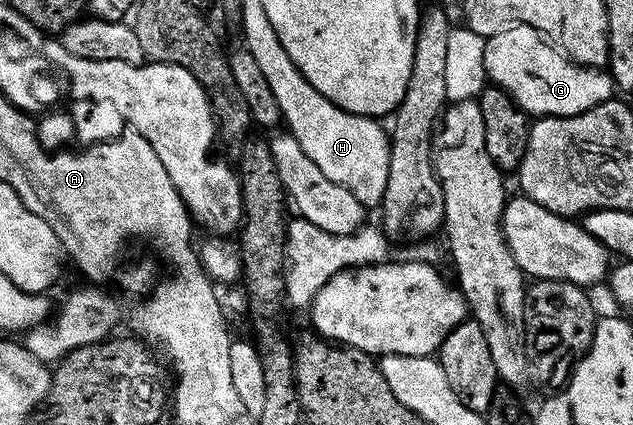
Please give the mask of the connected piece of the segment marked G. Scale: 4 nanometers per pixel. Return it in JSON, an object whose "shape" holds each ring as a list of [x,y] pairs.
{"shape":[[[527,23],[502,27],[496,35],[486,36],[486,42],[487,79],[507,92],[528,116],[585,113],[585,109],[593,109],[616,94],[615,81],[606,70],[574,63]]]}

